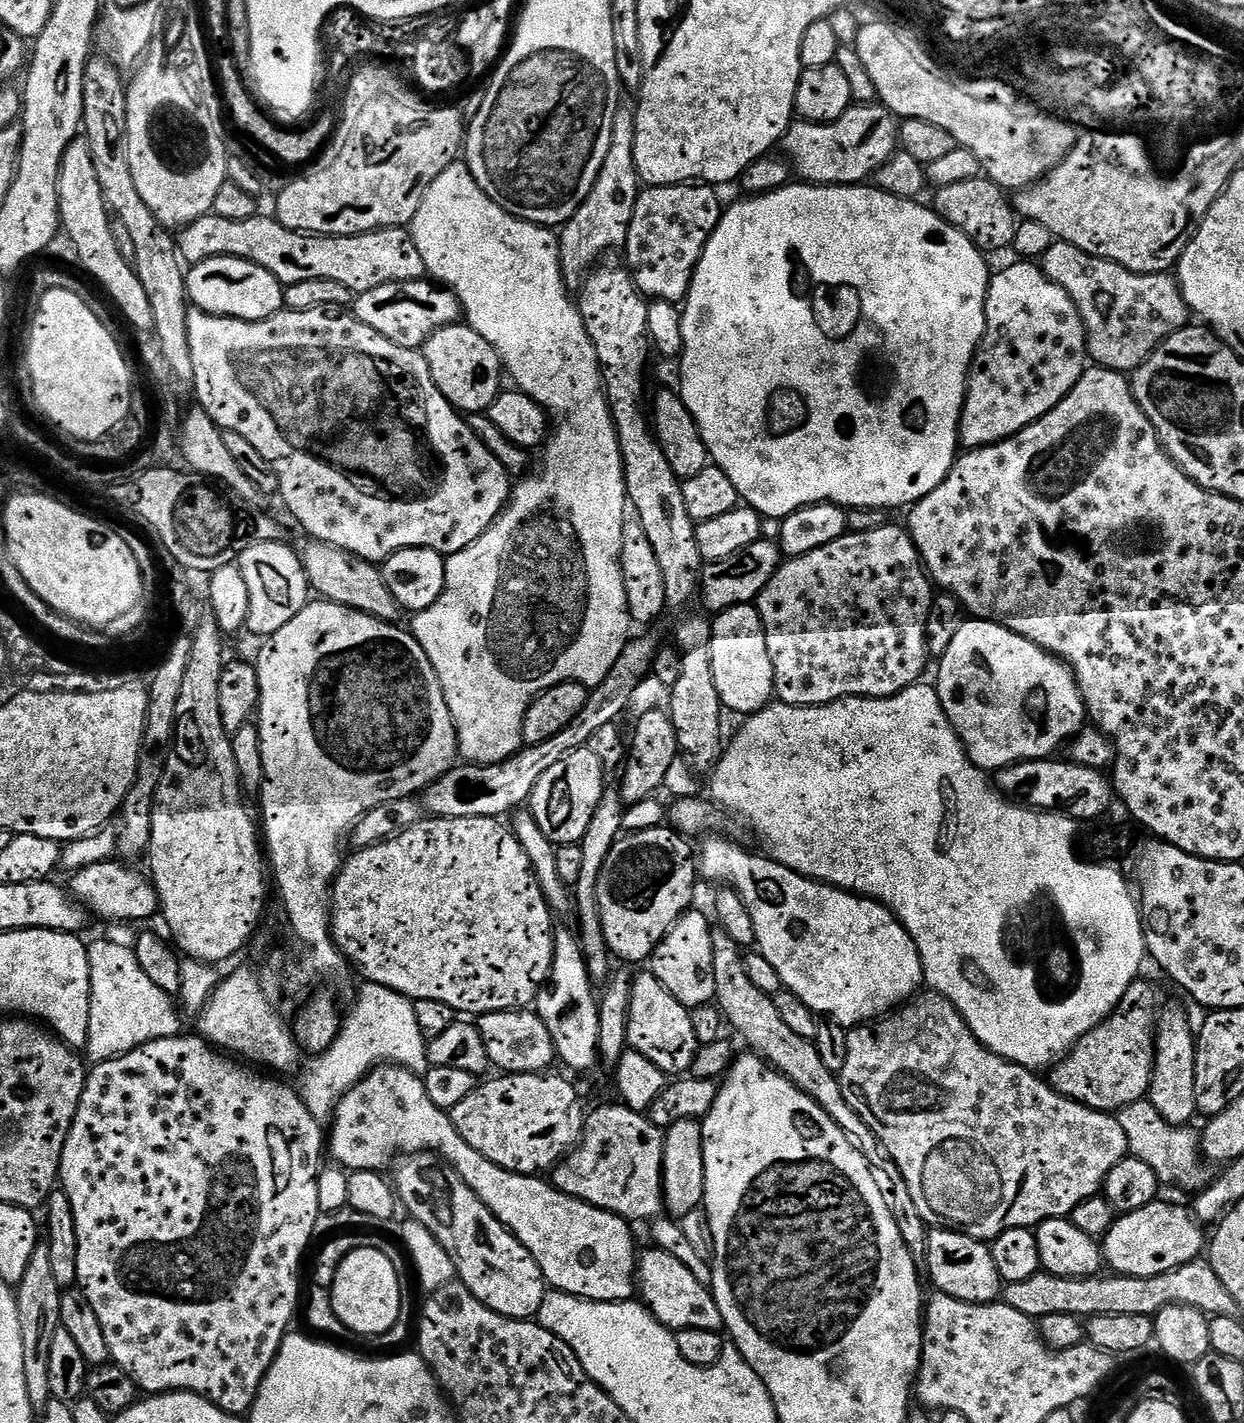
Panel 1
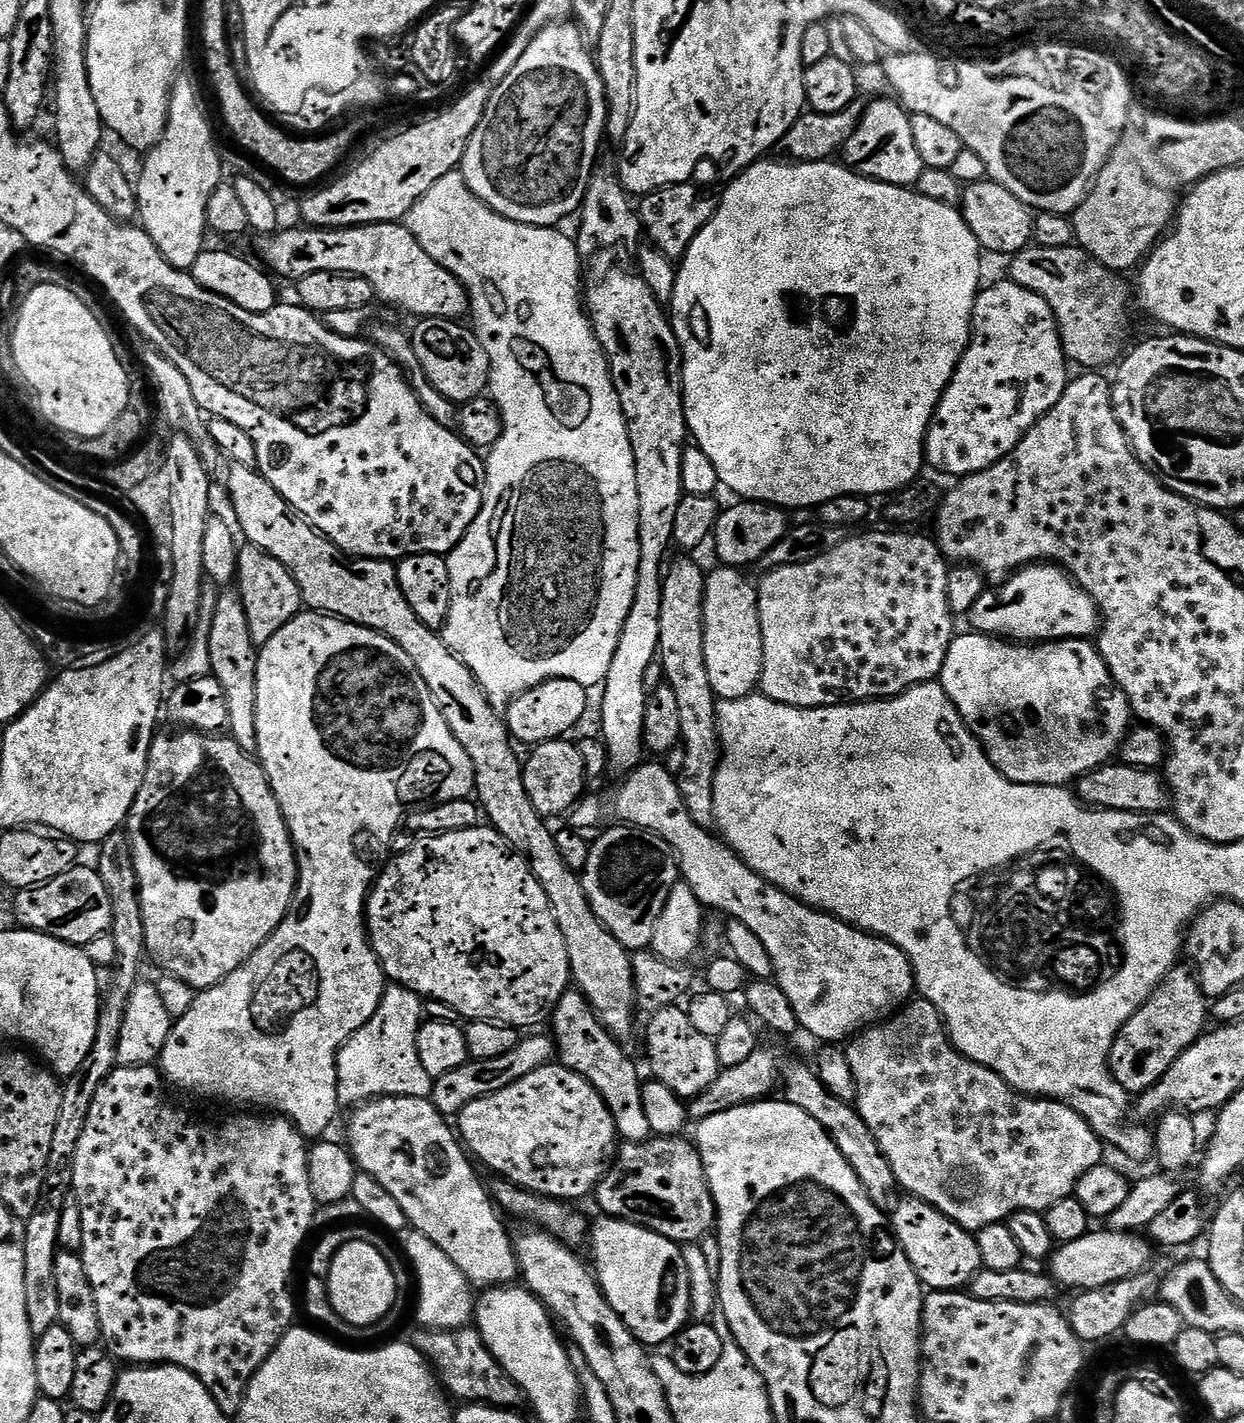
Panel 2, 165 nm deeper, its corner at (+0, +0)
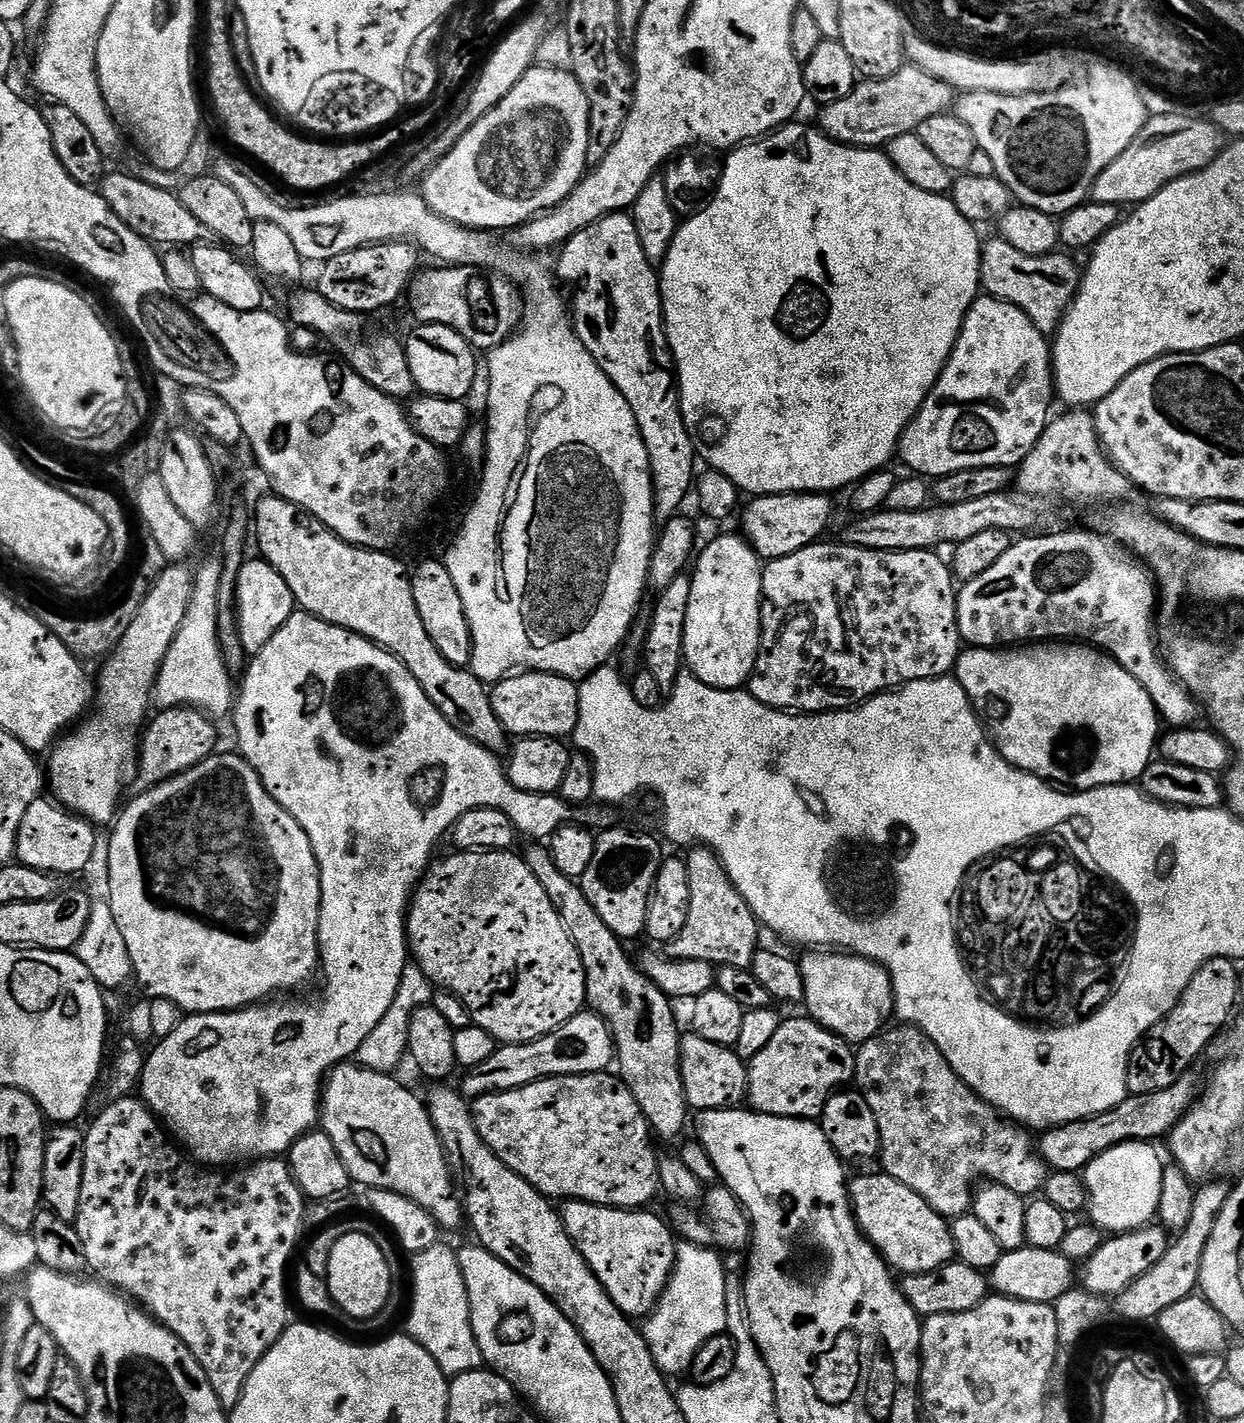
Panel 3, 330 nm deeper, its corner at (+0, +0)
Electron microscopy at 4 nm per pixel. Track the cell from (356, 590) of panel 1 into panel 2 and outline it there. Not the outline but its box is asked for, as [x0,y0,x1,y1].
[228,464,638,1038]

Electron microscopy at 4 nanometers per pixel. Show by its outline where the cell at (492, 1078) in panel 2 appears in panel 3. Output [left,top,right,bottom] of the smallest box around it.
[458,1010,616,1098]

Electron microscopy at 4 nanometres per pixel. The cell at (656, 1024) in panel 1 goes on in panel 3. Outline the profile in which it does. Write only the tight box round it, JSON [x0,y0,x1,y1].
[680,1034,748,1112]

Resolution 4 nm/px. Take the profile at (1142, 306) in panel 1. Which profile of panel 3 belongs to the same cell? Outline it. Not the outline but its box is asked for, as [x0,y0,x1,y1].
[980,238,1081,334]

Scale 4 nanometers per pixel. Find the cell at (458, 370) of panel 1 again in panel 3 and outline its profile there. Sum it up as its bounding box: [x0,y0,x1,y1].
[406,323,477,400]

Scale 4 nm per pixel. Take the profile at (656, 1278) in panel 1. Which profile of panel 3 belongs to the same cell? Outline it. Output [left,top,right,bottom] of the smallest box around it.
[562,1200,678,1318]

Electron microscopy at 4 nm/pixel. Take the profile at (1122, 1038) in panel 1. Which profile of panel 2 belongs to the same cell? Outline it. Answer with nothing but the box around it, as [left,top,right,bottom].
[1108,967,1210,1094]

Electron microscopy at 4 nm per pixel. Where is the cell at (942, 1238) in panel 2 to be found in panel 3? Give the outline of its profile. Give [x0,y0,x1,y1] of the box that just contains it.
[848,1170,956,1276]

